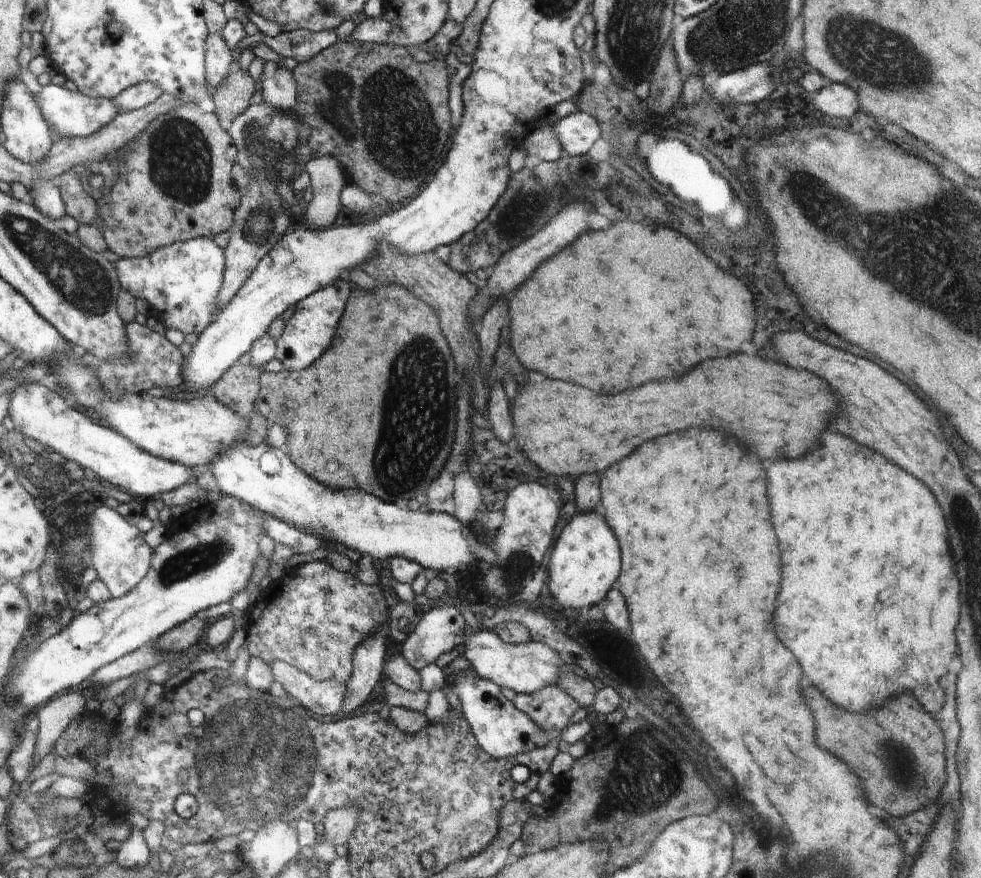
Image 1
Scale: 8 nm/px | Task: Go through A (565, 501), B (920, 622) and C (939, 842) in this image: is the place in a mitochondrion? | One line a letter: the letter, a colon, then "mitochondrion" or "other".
A: other
B: other
C: other

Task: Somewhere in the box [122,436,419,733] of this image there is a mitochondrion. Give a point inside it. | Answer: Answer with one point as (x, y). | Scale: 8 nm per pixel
(202, 556)

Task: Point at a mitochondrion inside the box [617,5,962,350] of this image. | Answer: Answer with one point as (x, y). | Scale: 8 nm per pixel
(864, 49)

